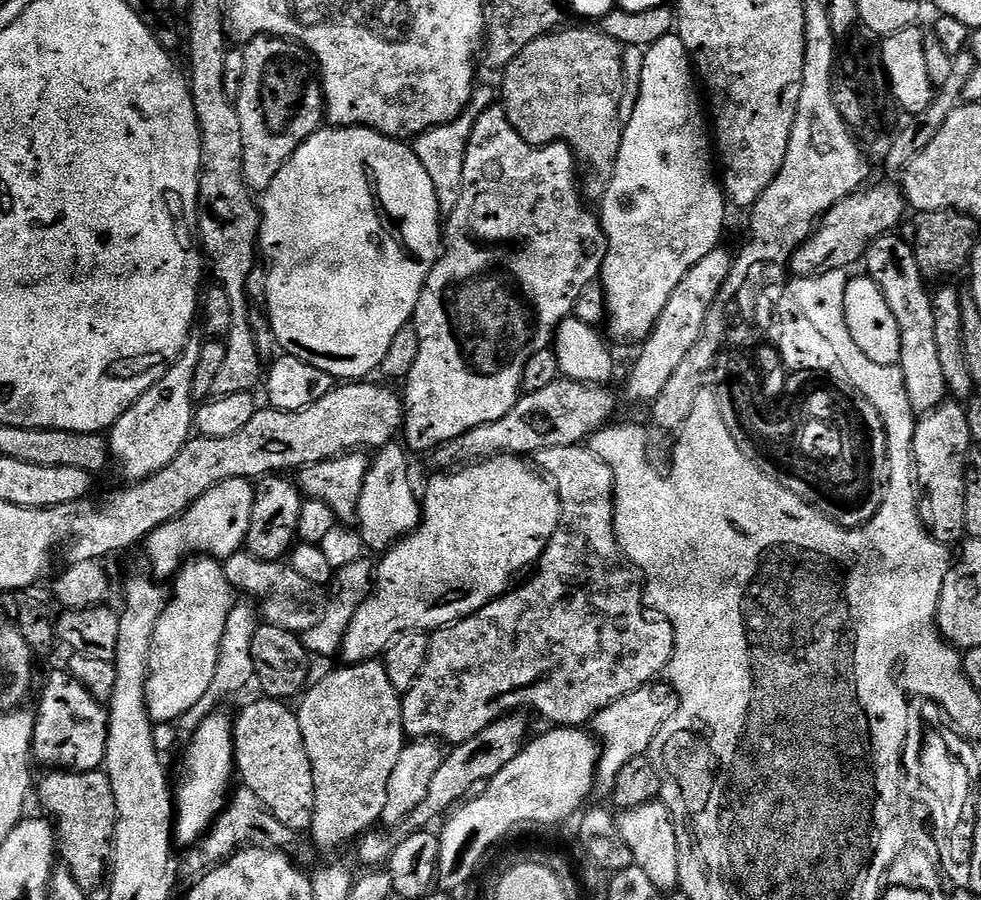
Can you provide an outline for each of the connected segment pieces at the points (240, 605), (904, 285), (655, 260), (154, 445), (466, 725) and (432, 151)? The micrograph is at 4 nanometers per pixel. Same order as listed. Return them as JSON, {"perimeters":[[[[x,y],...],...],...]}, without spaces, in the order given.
{"perimeters":[[[[248,598],[239,599],[232,607],[230,614],[224,622],[222,642],[220,643],[220,656],[218,670],[215,671],[214,680],[210,684],[202,702],[192,706],[188,712],[182,714],[178,721],[178,728],[181,733],[193,734],[202,726],[206,718],[210,718],[213,712],[219,709],[218,701],[242,691],[255,679],[253,670],[253,638],[260,625],[259,607]]],[[[889,234],[875,241],[868,248],[863,261],[868,267],[867,279],[876,281],[884,291],[894,322],[900,331],[900,363],[902,378],[906,378],[906,398],[917,414],[933,412],[949,399],[946,377],[942,375],[942,365],[934,335],[933,293],[928,292],[926,277],[920,273],[918,258],[911,243],[900,234]]],[[[669,34],[658,38],[658,42],[654,42],[646,49],[644,65],[642,66],[640,93],[638,94],[638,102],[634,106],[634,118],[630,118],[630,122],[624,125],[622,146],[618,150],[618,162],[614,166],[614,174],[612,175],[611,182],[608,184],[604,199],[599,201],[598,204],[600,224],[604,227],[604,237],[608,243],[604,267],[601,268],[598,277],[599,283],[603,285],[605,294],[605,306],[607,308],[606,327],[608,326],[609,332],[607,332],[607,335],[609,337],[612,335],[614,339],[621,340],[624,344],[637,343],[636,345],[639,345],[651,336],[657,322],[660,320],[660,315],[666,310],[670,298],[678,290],[682,278],[686,278],[688,271],[694,266],[698,266],[698,262],[702,262],[702,258],[706,258],[706,254],[713,252],[721,243],[720,235],[724,232],[724,215],[730,212],[721,181],[717,177],[716,180],[712,177],[714,156],[710,151],[709,133],[708,136],[704,133],[704,124],[706,128],[706,112],[705,109],[704,112],[700,109],[700,96],[696,93],[696,84],[698,88],[698,80],[694,75],[692,57],[689,56],[686,46],[681,42],[679,36]]],[[[193,327],[182,354],[166,375],[150,386],[150,390],[146,390],[146,394],[132,403],[112,425],[107,437],[108,450],[114,464],[127,479],[125,481],[145,480],[158,474],[158,470],[170,466],[170,462],[178,458],[182,446],[188,444],[194,432],[194,374],[198,374],[198,362],[202,362],[205,343],[203,327]]],[[[554,446],[550,450],[535,453],[535,460],[537,464],[535,467],[551,481],[560,496],[560,515],[562,517],[560,528],[548,541],[548,549],[540,555],[534,571],[531,573],[533,576],[521,588],[513,587],[504,595],[491,600],[486,607],[475,612],[473,616],[467,616],[465,620],[450,624],[447,628],[437,628],[431,633],[428,641],[426,666],[422,670],[418,682],[414,682],[410,691],[403,693],[402,696],[402,722],[404,723],[405,737],[412,740],[433,739],[448,746],[455,746],[474,738],[474,734],[482,734],[482,730],[489,728],[494,721],[524,710],[520,708],[533,708],[542,719],[549,720],[549,725],[561,728],[579,728],[592,721],[606,706],[618,702],[618,698],[653,683],[659,677],[656,675],[659,672],[661,675],[672,660],[676,649],[676,632],[672,629],[672,625],[663,619],[652,618],[656,620],[648,620],[645,581],[636,565],[628,561],[628,557],[620,548],[620,543],[616,541],[616,531],[614,530],[616,509],[612,494],[610,466],[606,466],[606,462],[602,462],[602,458],[598,458],[598,454],[594,454],[591,447],[588,446]]],[[[481,83],[473,91],[472,101],[466,106],[466,110],[459,119],[450,124],[443,124],[438,128],[431,128],[429,132],[423,132],[414,140],[414,151],[418,162],[422,162],[426,174],[430,174],[430,182],[434,182],[434,190],[440,203],[440,210],[444,214],[452,212],[454,206],[458,206],[458,198],[462,198],[462,174],[466,162],[466,150],[468,149],[468,139],[476,125],[476,119],[487,108],[493,107],[498,100],[497,89],[495,92],[490,85],[483,84]]]]}

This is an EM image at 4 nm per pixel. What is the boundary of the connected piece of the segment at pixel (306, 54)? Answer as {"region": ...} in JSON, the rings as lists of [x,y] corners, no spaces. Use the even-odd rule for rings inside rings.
{"region":[[[259,36],[247,41],[242,51],[244,77],[234,107],[238,122],[242,122],[243,177],[253,193],[263,194],[298,146],[325,123],[324,86],[312,53],[295,40]]]}

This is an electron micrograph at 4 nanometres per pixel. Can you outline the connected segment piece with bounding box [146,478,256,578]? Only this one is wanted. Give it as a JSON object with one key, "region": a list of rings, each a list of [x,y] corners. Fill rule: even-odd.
{"region":[[[230,478],[226,482],[218,482],[218,486],[206,490],[206,494],[202,494],[202,498],[190,505],[177,520],[158,526],[158,530],[149,534],[146,541],[148,564],[152,567],[151,575],[156,578],[175,577],[178,571],[176,544],[184,558],[193,554],[204,558],[227,558],[241,551],[245,547],[250,530],[250,510],[254,510],[255,493],[251,480]]]}

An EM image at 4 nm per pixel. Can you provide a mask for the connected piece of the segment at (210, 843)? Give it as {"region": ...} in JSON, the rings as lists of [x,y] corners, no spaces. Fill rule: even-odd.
{"region":[[[240,786],[231,793],[227,807],[217,817],[207,835],[187,853],[189,856],[185,858],[184,864],[195,874],[203,874],[229,860],[241,848],[279,848],[282,852],[291,853],[296,840],[298,834],[282,826],[274,814],[267,812],[254,790]]]}

